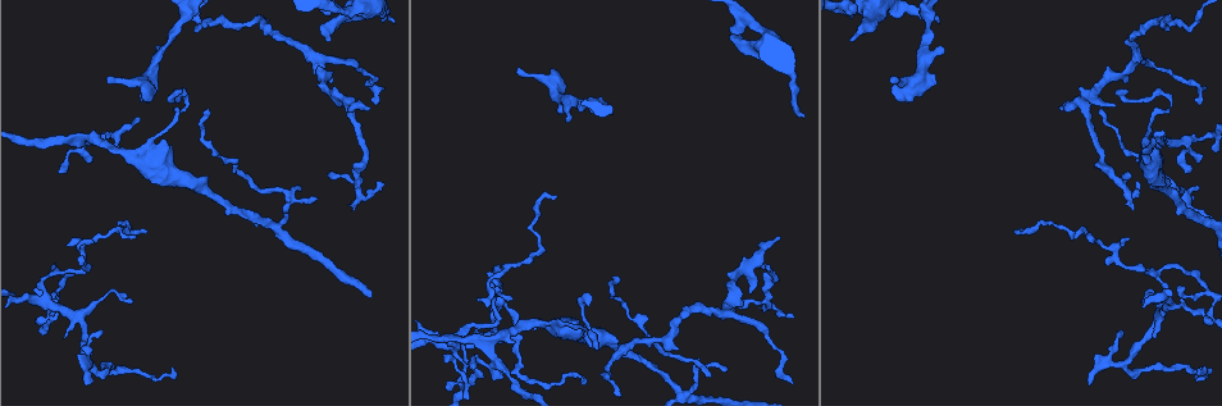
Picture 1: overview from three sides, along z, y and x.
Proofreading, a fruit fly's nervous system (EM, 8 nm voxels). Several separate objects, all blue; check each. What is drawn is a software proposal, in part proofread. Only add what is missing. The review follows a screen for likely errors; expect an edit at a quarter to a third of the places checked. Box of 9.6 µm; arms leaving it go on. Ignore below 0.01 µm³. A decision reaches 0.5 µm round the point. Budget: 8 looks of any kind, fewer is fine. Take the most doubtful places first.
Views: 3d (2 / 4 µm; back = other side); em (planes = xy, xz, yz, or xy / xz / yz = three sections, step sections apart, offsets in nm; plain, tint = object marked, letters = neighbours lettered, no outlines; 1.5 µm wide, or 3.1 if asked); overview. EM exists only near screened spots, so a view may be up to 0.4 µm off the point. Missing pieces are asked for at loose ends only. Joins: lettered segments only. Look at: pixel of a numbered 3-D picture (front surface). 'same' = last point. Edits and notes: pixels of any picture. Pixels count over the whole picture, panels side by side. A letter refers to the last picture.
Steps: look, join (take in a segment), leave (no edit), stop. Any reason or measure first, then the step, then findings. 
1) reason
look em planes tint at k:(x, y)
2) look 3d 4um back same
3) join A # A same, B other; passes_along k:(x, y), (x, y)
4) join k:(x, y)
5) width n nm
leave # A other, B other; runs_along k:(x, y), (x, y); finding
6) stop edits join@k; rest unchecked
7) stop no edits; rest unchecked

look 3d 4um at 1:(518, 67)

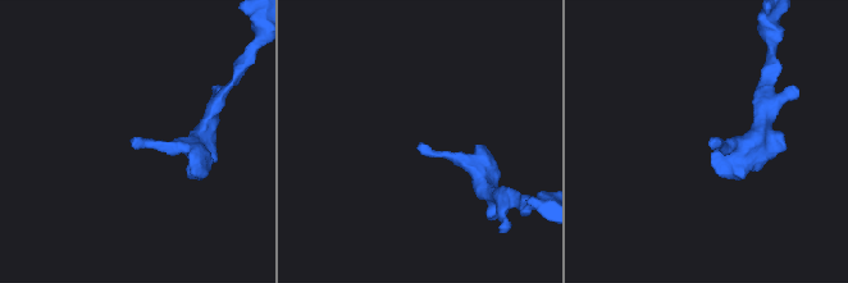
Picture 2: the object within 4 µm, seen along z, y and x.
look em planes letters at 2:(135, 146)

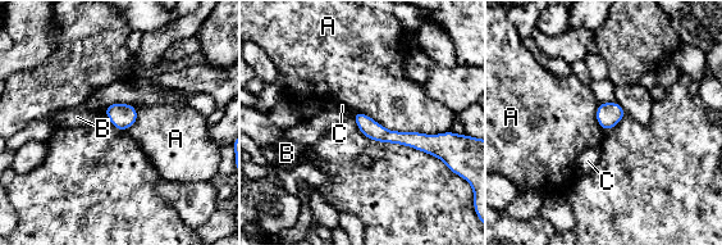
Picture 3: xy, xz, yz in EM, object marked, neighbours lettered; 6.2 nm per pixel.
leave # A other, B other, C other; no lettered segment goes on from it

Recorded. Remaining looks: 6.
look 3d 4um at 1:(94, 381)

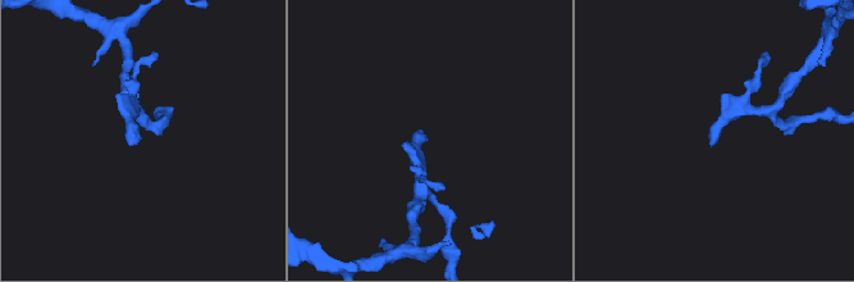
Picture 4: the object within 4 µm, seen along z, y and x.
look em xz step 4 letters at 4:(139, 141)

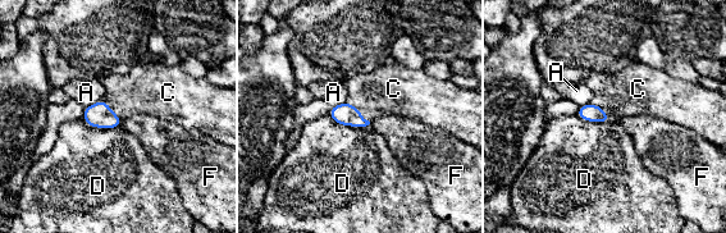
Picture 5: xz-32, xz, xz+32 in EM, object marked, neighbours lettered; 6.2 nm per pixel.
longest_contact D 280 nm
join C # A other, C same, D other, F other; passes_along 5:(346, 114), (359, 110), (392, 88); it goes on there

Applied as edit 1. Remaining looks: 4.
an open end
look 3d 4um at 1:(329, 40)

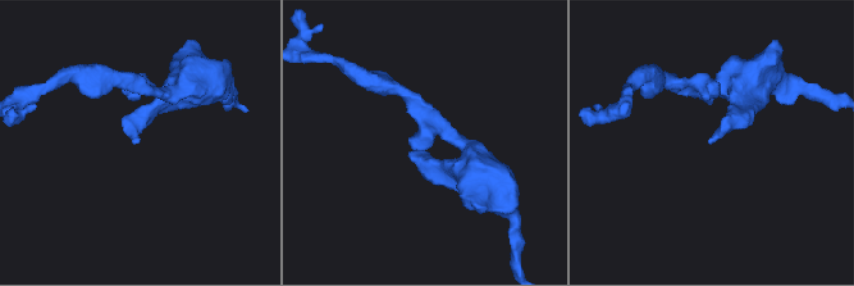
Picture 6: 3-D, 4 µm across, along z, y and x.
look em planes letters at 6:(710, 139)

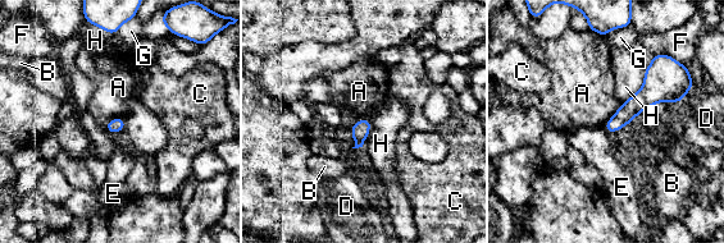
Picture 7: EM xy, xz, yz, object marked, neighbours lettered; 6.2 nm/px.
leave # A other, B other, C other, D other, E other, F other, G other, H other; border 7:(370, 119), (358, 119), (349, 129); none of them fits

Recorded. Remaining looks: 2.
stop edits join@5; rest unchecked

